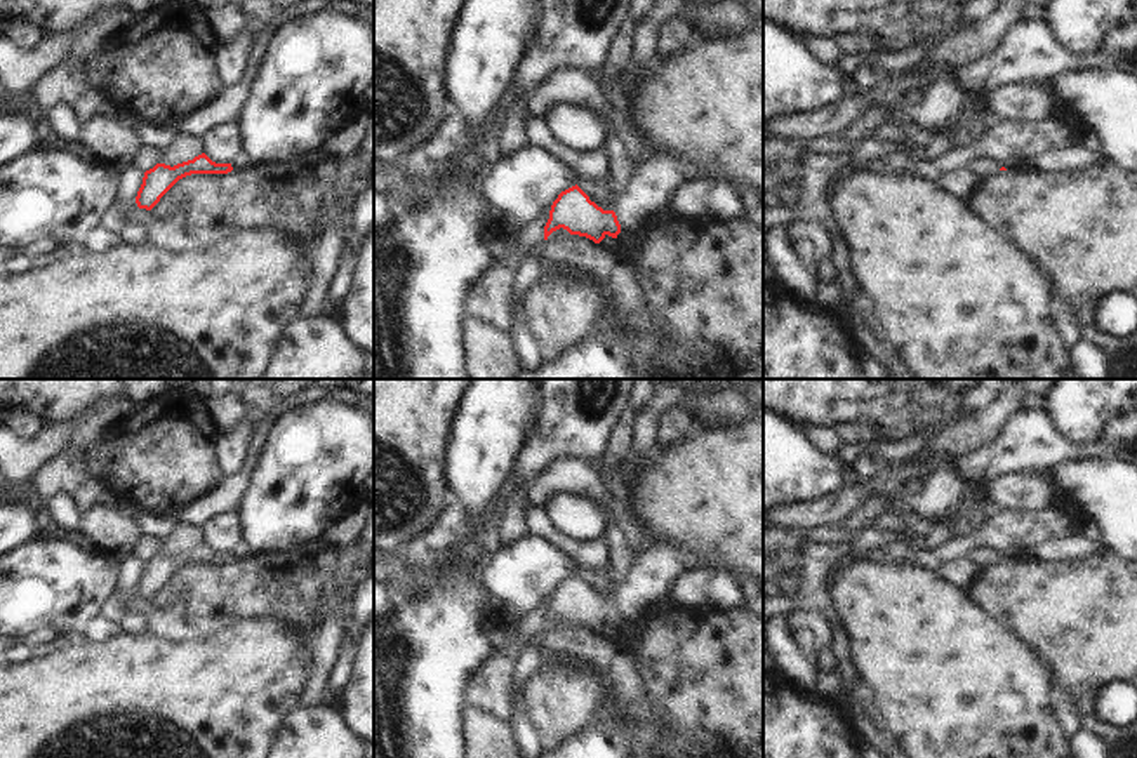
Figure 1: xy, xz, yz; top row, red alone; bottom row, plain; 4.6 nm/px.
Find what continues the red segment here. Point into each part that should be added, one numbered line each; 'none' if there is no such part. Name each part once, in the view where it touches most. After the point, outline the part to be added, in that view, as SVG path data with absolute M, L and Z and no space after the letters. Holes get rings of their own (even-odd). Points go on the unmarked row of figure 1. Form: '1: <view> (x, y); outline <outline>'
1: xz (651, 578); outline M668 542L654 544L635 555L624 582L614 595L621 614L617 633L626 635L642 617L642 610L647 605L668 596L680 574L697 568L723 570L723 563Z

